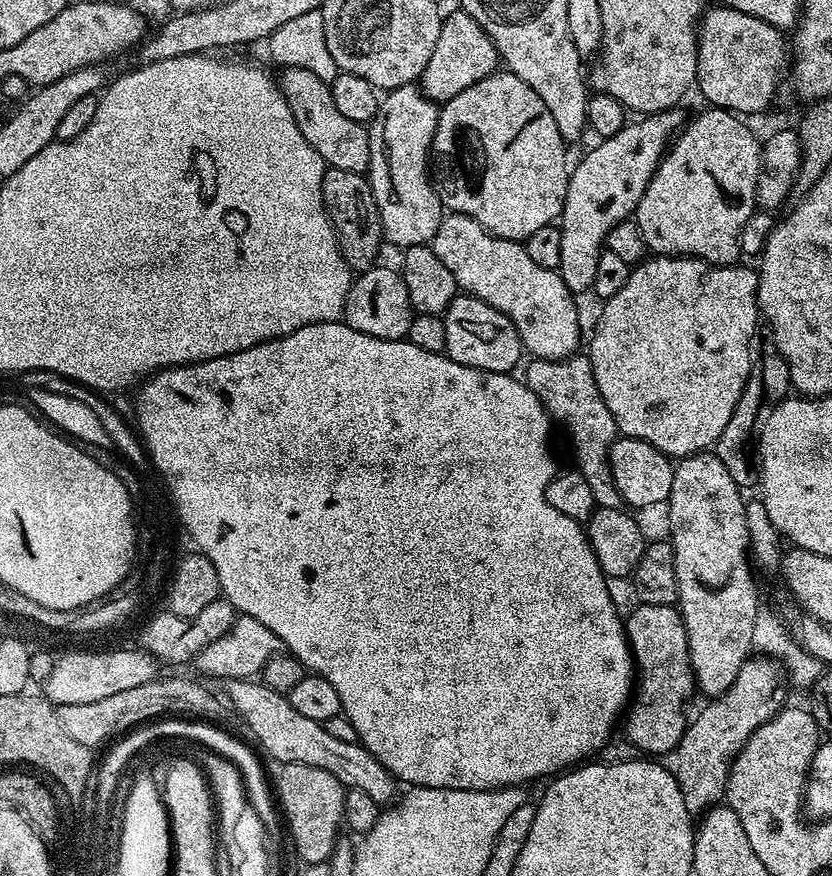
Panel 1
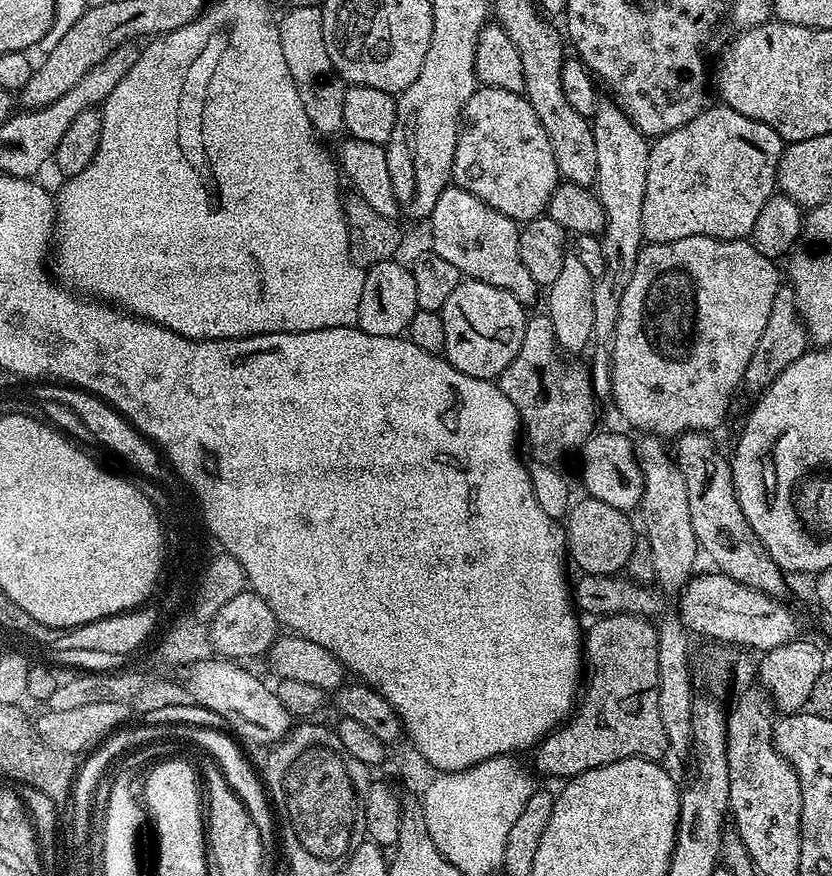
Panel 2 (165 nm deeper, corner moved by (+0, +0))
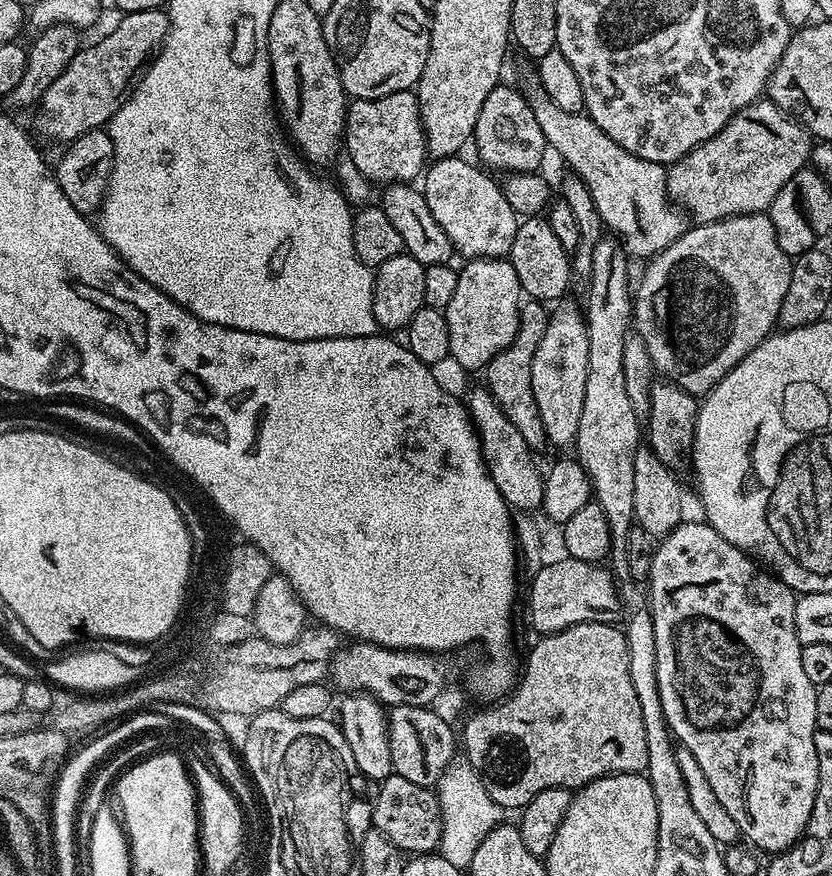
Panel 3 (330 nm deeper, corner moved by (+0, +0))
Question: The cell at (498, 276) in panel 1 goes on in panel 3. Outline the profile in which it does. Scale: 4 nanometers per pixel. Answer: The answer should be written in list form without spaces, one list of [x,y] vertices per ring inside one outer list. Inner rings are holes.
[[[459,155],[437,159],[436,164],[423,173],[422,191],[434,222],[442,226],[453,249],[464,258],[504,258],[512,249],[518,217],[510,210],[510,202],[502,194],[499,183],[487,176],[483,167],[475,168]]]

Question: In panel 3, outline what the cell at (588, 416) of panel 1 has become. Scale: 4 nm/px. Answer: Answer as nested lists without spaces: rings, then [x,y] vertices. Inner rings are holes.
[[[529,299],[521,303],[520,321],[518,330],[514,334],[514,342],[506,346],[491,360],[486,369],[488,382],[486,388],[495,397],[498,406],[505,412],[506,418],[514,424],[515,429],[522,434],[526,440],[526,446],[532,450],[545,447],[544,427],[542,418],[538,414],[538,406],[534,402],[534,390],[530,386],[530,366],[534,358],[534,350],[538,350],[538,342],[542,342],[542,334],[546,334],[548,325],[549,309],[541,301]]]

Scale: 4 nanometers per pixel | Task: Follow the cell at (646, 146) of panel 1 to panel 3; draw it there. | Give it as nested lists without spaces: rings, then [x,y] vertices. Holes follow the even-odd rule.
[[[564,302],[557,312],[548,317],[546,334],[542,334],[542,342],[538,342],[538,350],[534,350],[534,358],[530,366],[530,386],[534,390],[534,402],[538,406],[538,414],[542,418],[544,439],[556,448],[571,449],[576,442],[578,422],[582,418],[582,398],[586,398],[586,370],[588,369],[588,326],[586,316],[574,305]]]

